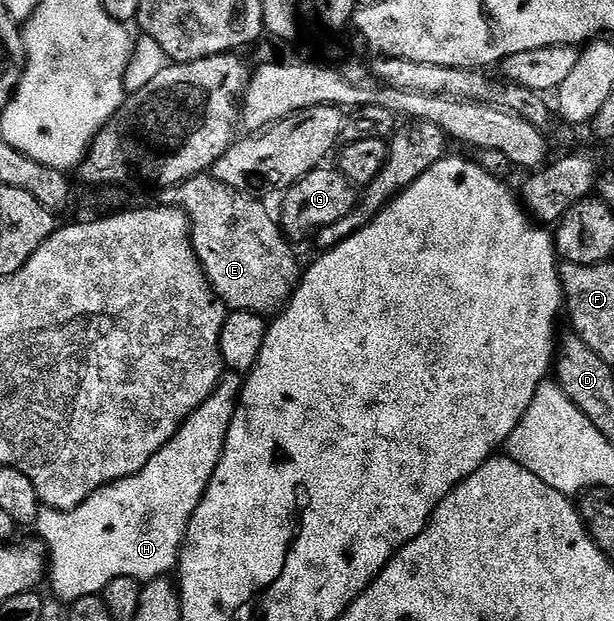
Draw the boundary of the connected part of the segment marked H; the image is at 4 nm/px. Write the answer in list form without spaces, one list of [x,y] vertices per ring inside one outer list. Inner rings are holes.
[[[225,373],[214,393],[210,393],[210,397],[206,397],[206,401],[180,426],[176,436],[158,453],[154,453],[154,457],[150,457],[146,465],[142,465],[137,475],[100,487],[90,497],[86,497],[82,505],[69,511],[41,506],[34,530],[40,534],[39,542],[46,548],[52,591],[64,605],[71,605],[82,597],[100,595],[106,585],[114,581],[114,577],[134,577],[147,581],[167,576],[177,570],[180,549],[186,542],[194,509],[198,509],[210,485],[210,477],[214,477],[214,469],[218,469],[226,433],[230,433],[230,421],[234,421],[243,387],[244,379],[239,374]]]

